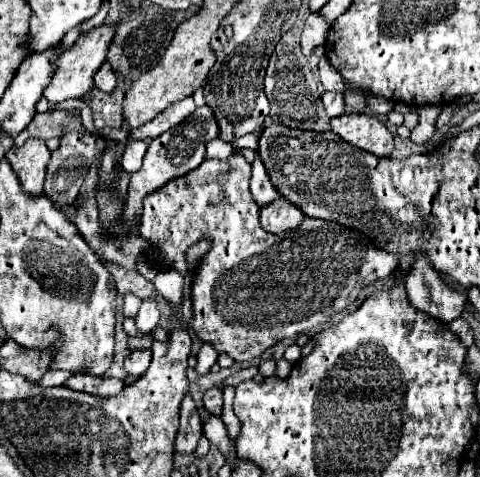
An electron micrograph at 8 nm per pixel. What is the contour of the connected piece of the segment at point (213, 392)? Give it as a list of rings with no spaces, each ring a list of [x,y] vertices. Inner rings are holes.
[[[221,388],[207,390],[205,396],[203,396],[203,402],[205,402],[205,408],[207,408],[209,414],[221,416],[221,410],[223,410],[223,390]]]

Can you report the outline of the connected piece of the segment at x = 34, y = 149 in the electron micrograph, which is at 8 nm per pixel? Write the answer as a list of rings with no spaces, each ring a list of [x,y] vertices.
[[[29,138],[19,150],[11,150],[15,156],[7,156],[19,178],[21,190],[29,196],[43,194],[43,182],[51,152],[41,138]]]

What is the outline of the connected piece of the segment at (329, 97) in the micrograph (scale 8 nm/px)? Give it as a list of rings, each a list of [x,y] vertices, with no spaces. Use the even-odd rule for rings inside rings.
[[[325,90],[321,100],[323,100],[323,106],[325,106],[325,110],[327,110],[327,114],[331,118],[341,116],[345,112],[345,92],[329,92],[329,90]]]

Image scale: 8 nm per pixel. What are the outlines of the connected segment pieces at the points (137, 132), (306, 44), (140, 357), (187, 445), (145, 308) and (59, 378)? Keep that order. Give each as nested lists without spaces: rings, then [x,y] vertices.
[[[185,98],[177,104],[171,104],[169,108],[165,108],[165,112],[161,112],[157,118],[153,118],[149,124],[143,124],[141,128],[133,128],[129,132],[129,142],[131,140],[151,140],[161,136],[163,132],[167,132],[169,128],[177,126],[183,118],[187,118],[193,113],[196,105],[193,98]]]
[[[311,14],[307,18],[307,24],[305,24],[303,34],[301,34],[301,50],[305,52],[307,58],[313,54],[313,50],[317,46],[325,44],[327,32],[329,32],[329,24],[319,14]]]
[[[135,350],[131,352],[127,358],[125,358],[125,370],[133,376],[141,376],[147,368],[149,368],[149,362],[151,362],[151,352],[149,350]]]
[[[189,392],[181,400],[179,420],[181,420],[181,426],[179,426],[179,432],[177,432],[175,439],[175,451],[192,453],[195,451],[201,437],[203,423]]]
[[[145,300],[139,308],[139,314],[135,316],[137,320],[137,328],[139,332],[151,332],[157,322],[159,322],[159,308],[157,308],[157,302],[153,300]]]
[[[47,370],[43,376],[41,376],[41,380],[37,380],[37,384],[39,386],[63,386],[65,384],[65,380],[69,378],[69,376],[73,376],[71,372],[61,372],[61,370]]]

